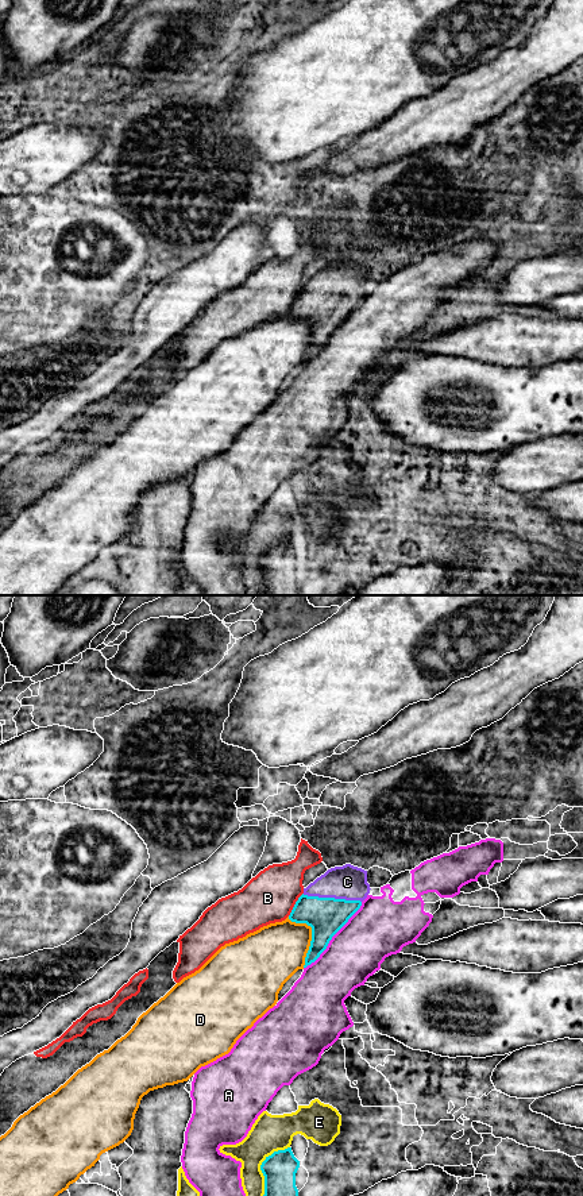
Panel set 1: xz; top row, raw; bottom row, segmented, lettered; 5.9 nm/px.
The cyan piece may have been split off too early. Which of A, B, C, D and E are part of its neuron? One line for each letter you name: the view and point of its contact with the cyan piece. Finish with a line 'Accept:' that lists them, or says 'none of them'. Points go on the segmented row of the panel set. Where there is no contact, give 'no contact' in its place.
C: xz (332, 898)
Accept: C

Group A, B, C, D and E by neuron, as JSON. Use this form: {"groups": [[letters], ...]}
{"groups": [["A"], ["B"], ["C"], ["D"], ["E"]]}

